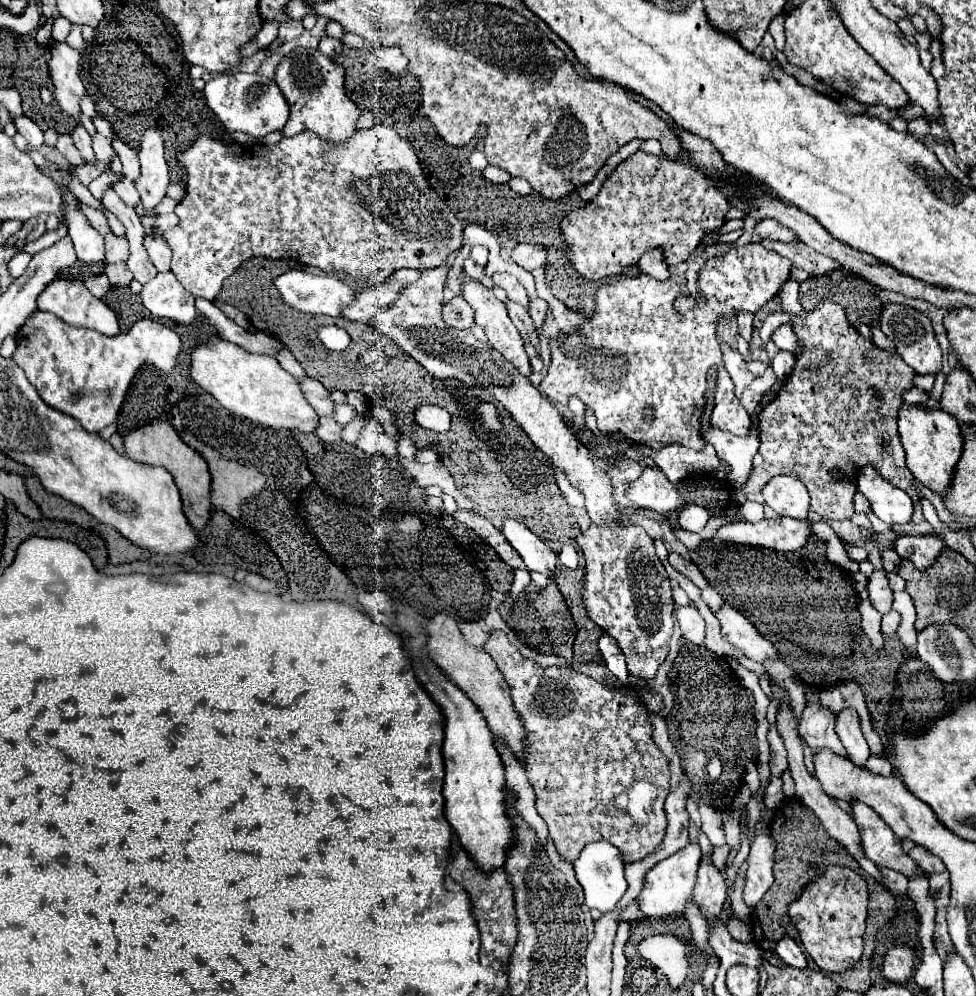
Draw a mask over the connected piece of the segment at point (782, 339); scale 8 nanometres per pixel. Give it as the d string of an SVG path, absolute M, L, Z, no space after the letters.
M791 322L781 324L781 326L775 330L773 342L775 342L781 350L787 350L787 352L791 352L791 354L799 354L799 352L801 352L801 344L799 344L797 334L793 332Z

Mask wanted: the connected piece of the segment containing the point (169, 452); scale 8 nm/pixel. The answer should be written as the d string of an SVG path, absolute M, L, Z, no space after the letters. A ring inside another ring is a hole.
M157 422L157 424L131 430L125 436L125 450L131 460L137 460L141 464L151 464L151 466L163 466L171 472L181 492L183 512L189 524L195 530L203 530L207 520L211 518L211 474L209 474L207 462L179 438L175 428L169 422Z

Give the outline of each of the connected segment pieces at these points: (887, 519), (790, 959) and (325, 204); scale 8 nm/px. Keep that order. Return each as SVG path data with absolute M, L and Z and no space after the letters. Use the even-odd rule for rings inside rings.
M871 464L863 466L857 472L857 490L865 494L865 498L871 502L871 510L885 524L893 526L911 522L915 512L911 496L905 490L883 480L881 474Z
M789 936L781 938L777 942L777 948L775 952L779 954L779 958L787 964L787 966L793 966L793 968L805 968L807 962L805 962L805 954L801 952L801 948L797 946L797 942Z
M383 70L383 124L357 130L345 146L327 146L327 142L319 140L313 132L283 138L273 146L227 146L209 136L199 136L189 148L176 155L187 176L187 194L177 204L179 226L163 234L173 250L171 270L195 298L215 300L221 282L237 272L241 262L253 256L291 258L329 272L345 270L355 278L367 276L373 286L383 284L397 268L435 268L443 264L449 252L463 246L463 222L443 204L443 194L455 190L455 182L465 182L469 178L471 166L467 158L471 148L473 142L467 146L453 146L437 134L435 126L421 110L421 86L415 74L391 74L387 70ZM383 126L391 128L393 134L383 134ZM407 196L409 202L413 202L413 210L421 214L425 210L431 222L427 226L433 226L435 234L417 232L417 214L411 212L411 204L407 220Z

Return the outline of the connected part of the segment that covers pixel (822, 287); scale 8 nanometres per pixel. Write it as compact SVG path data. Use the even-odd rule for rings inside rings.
M843 268L833 270L827 276L811 276L805 282L801 282L801 290L799 290L799 298L805 310L813 310L815 304L819 304L819 300L831 300L835 304L841 304L847 320L851 322L851 326L879 326L879 318L881 318L881 310L883 310L883 302L881 298L875 294L879 288L875 284L869 284L867 280L855 276L855 274L845 274Z

